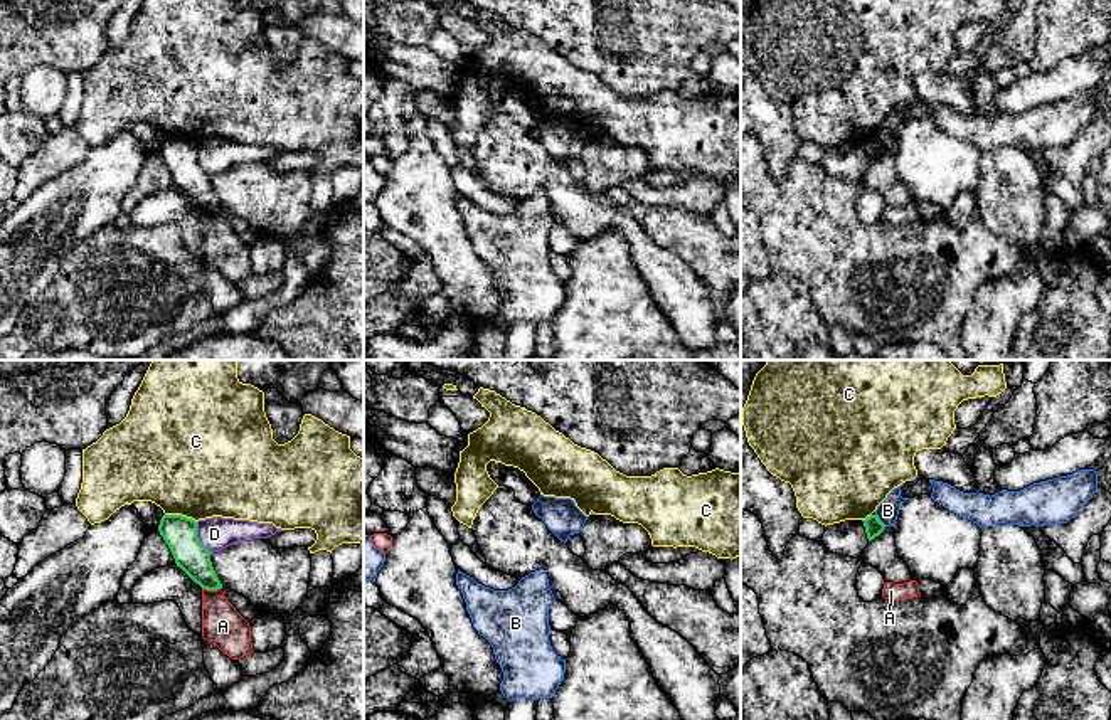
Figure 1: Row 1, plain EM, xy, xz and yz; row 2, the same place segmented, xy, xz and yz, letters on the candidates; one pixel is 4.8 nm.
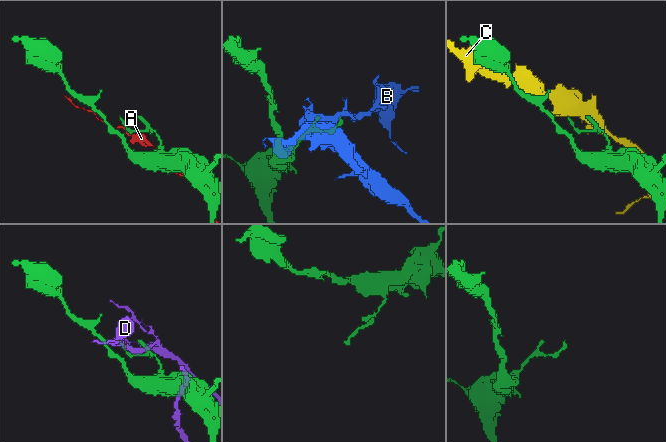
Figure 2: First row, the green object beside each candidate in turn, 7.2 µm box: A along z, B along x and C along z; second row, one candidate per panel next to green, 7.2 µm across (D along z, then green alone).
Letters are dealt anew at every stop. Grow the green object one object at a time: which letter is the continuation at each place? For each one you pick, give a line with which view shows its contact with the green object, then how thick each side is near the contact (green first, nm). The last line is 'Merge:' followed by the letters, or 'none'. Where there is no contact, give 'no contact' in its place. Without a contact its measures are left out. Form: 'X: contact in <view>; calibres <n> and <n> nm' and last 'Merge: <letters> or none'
Merge: none

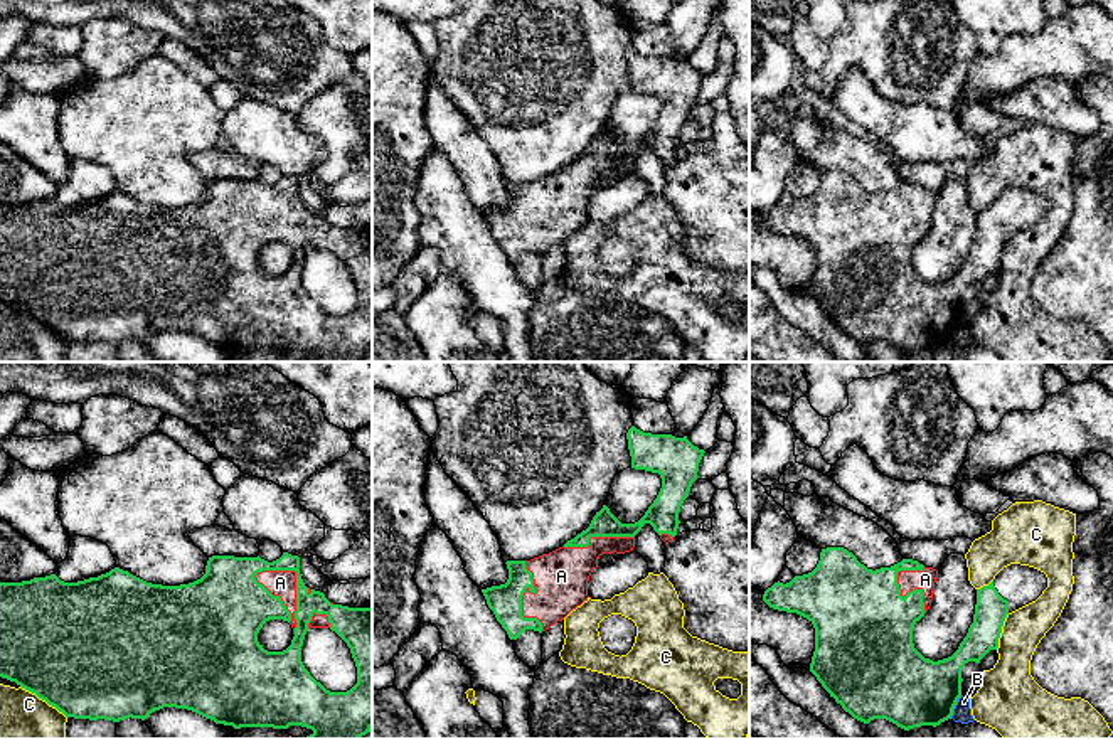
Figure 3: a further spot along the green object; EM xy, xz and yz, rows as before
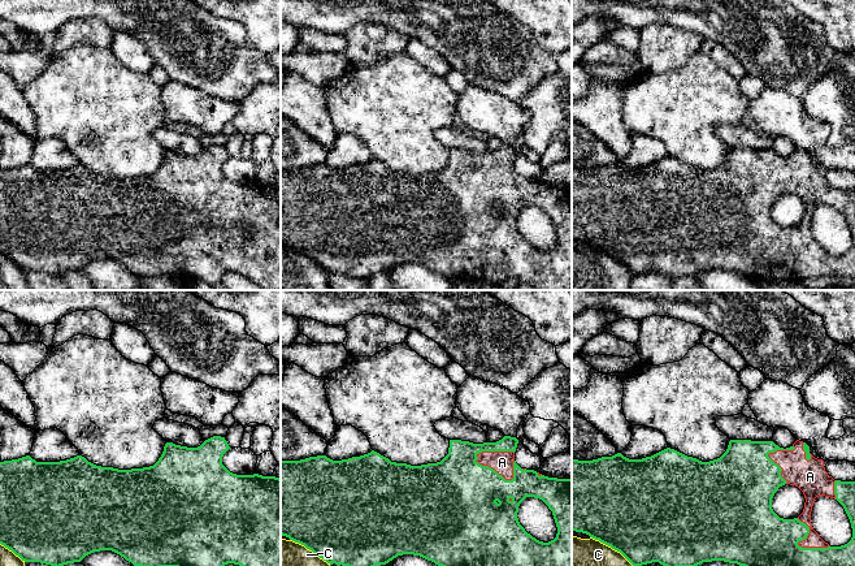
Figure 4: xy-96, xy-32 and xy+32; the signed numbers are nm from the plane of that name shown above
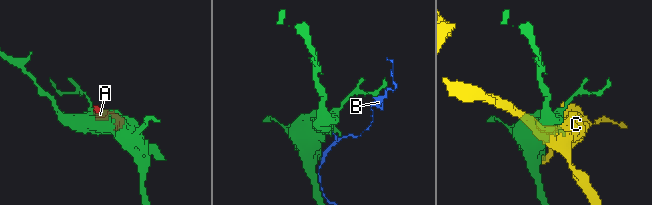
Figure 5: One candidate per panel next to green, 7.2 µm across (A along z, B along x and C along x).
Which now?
A: contact in xy; calibres 360 and 130 nm
Merge: A

